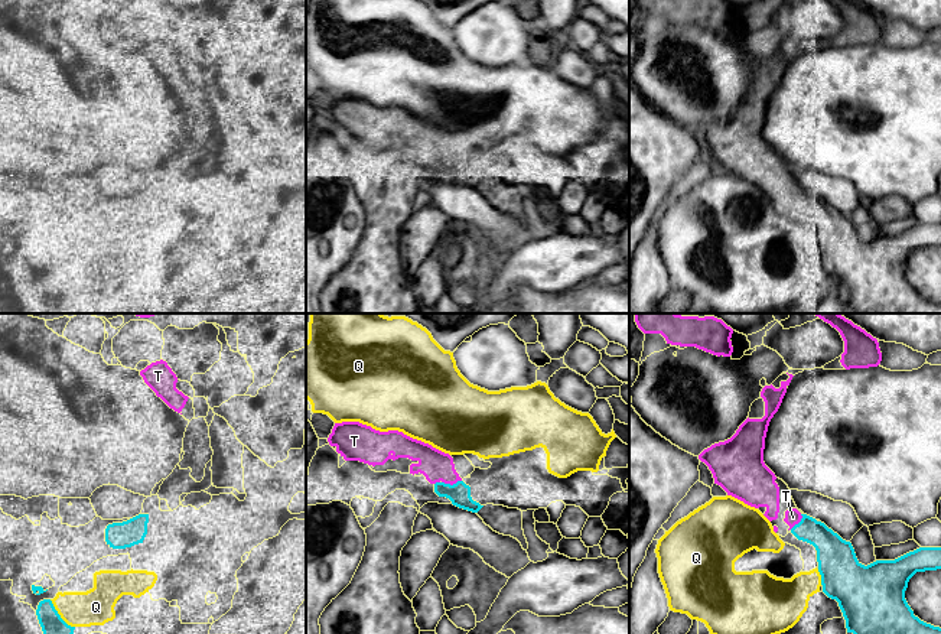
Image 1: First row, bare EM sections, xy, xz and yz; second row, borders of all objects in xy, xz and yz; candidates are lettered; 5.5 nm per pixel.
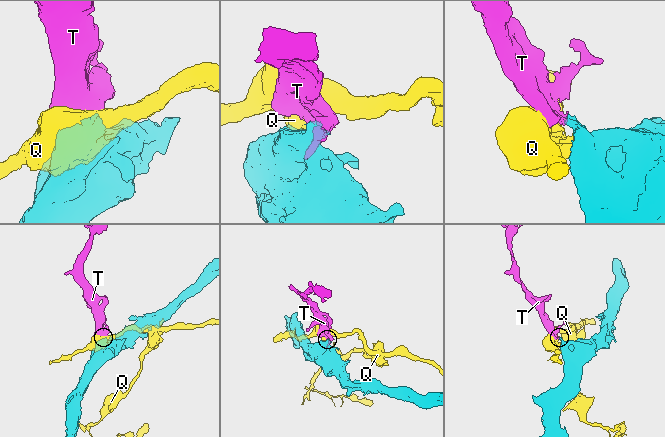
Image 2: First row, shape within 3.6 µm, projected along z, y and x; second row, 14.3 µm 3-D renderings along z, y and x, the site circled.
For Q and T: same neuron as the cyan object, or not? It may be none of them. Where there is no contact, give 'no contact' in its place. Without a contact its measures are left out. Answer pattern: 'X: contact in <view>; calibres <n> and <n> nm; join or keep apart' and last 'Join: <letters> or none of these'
Q: contact in yz; calibres 300 and 260 nm; keep apart
T: contact in xz; calibres 120 and 170 nm; join
Join: T

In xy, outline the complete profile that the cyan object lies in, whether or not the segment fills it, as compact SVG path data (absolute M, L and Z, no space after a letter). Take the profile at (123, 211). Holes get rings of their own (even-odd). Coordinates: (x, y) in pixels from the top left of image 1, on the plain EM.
M139 191L123 199L108 201L105 218L113 225L126 225L143 220L147 211L149 191Z

